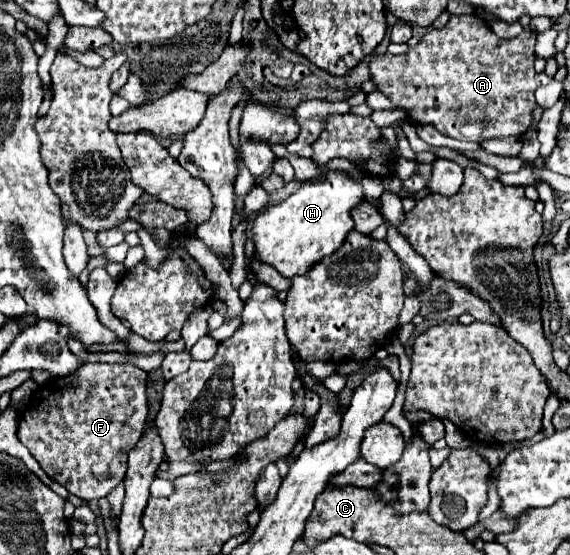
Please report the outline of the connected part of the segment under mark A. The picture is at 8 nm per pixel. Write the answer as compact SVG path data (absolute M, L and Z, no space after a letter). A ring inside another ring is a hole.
M451 16L449 24L439 30L431 30L423 40L411 48L407 54L393 56L373 56L371 60L371 80L377 88L397 106L409 110L409 120L415 124L431 124L441 134L457 140L481 142L487 138L507 138L523 136L533 124L535 108L535 32L521 32L517 38L505 40L489 30L483 20L473 16Z

